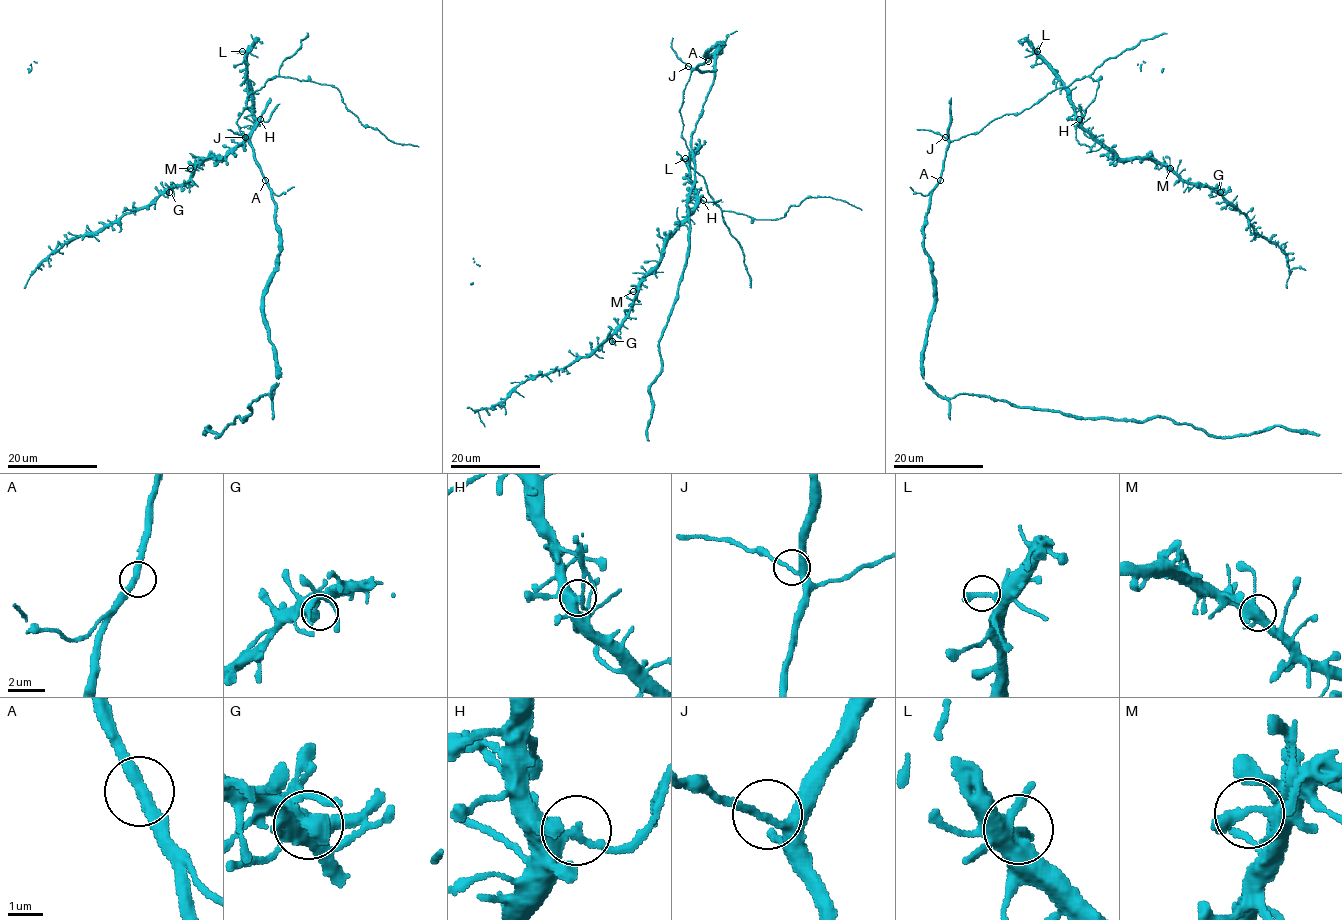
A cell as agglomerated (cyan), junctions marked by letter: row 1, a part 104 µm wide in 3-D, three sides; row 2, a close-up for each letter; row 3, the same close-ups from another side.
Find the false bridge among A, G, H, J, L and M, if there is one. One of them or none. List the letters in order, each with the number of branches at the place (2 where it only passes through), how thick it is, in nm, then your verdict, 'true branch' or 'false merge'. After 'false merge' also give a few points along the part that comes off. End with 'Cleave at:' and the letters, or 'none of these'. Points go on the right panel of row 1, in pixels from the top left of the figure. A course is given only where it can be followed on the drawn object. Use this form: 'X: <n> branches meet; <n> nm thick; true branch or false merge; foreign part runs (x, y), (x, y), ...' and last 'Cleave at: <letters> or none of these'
A: 2 branches meet; 320 nm thick; true branch
G: 2 branches meet; 360 nm thick; true branch
H: 2 branches meet; 320 nm thick; false merge; foreign part runs (1079, 120), (1080, 104)
J: 2 branches meet; 240 nm thick; true branch
L: 2 branches meet; 280 nm thick; true branch
M: 2 branches meet; 300 nm thick; true branch
Cleave at: H

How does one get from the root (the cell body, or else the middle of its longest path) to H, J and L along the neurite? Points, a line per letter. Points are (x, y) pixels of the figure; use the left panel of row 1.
H: (265, 180), (253, 146), (237, 124), (246, 98), (261, 88), (251, 80), (252, 113), (260, 120)
J: (265, 180), (254, 148), (245, 136)
L: (265, 180), (253, 146), (237, 124), (246, 98), (261, 88), (247, 77), (247, 55), (242, 51)

